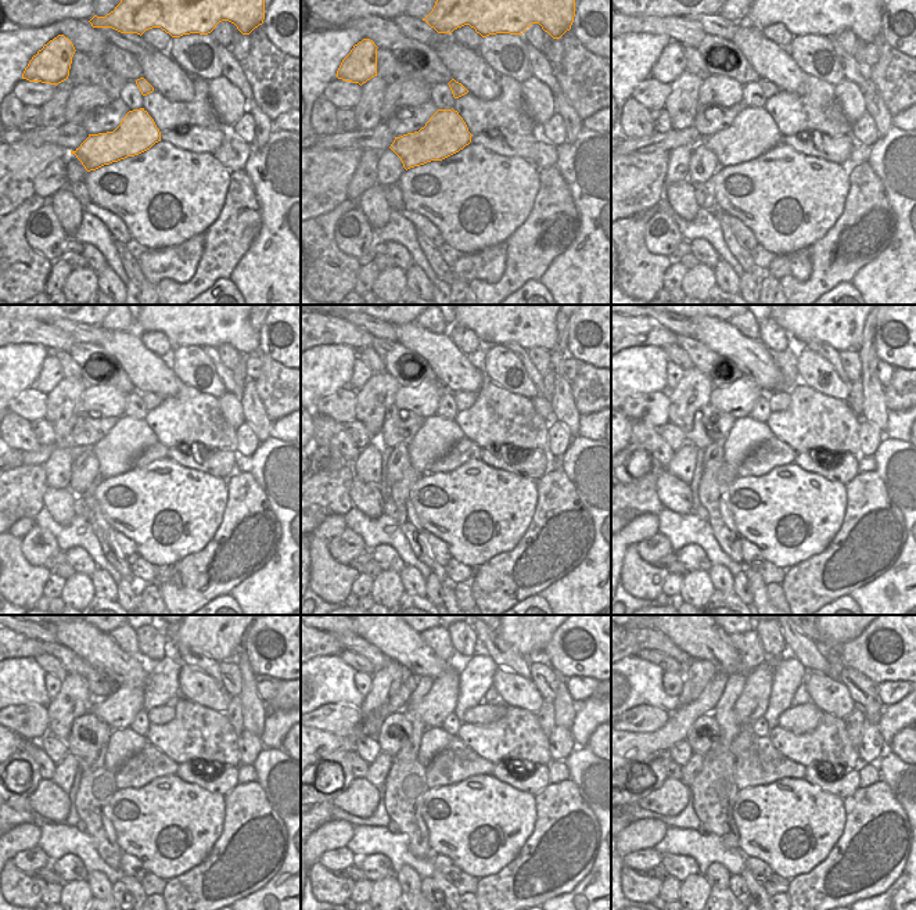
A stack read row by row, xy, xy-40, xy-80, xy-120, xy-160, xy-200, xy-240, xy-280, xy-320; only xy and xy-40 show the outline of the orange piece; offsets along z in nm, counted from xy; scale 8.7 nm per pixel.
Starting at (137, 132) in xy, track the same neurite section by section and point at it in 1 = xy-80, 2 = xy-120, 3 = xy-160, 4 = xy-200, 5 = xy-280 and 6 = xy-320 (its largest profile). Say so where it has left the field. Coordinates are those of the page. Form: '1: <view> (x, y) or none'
1: xy-80 (753, 132)
2: xy-120 (117, 452)
3: xy-160 (437, 436)
4: xy-200 (747, 434)
5: xy-280 (434, 738)
6: xy-320 (743, 740)

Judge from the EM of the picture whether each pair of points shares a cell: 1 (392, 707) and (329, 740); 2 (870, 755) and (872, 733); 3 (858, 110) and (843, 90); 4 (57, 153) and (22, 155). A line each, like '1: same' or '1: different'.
1: same
2: same
3: same
4: same

